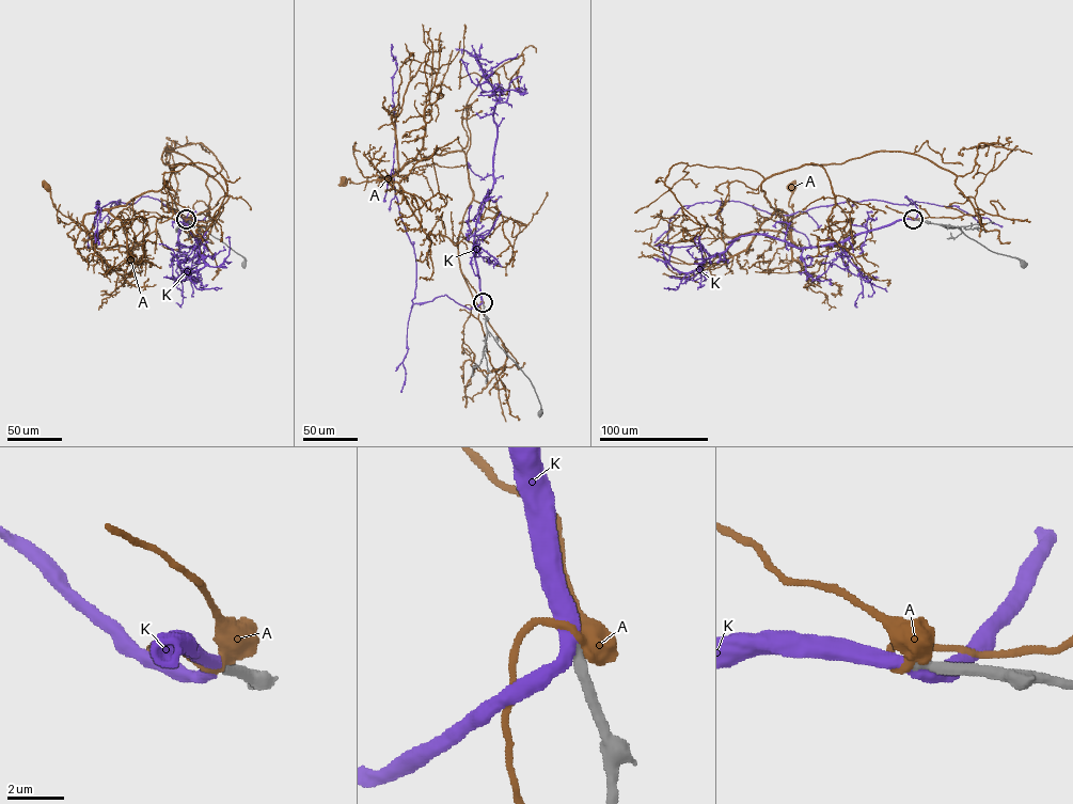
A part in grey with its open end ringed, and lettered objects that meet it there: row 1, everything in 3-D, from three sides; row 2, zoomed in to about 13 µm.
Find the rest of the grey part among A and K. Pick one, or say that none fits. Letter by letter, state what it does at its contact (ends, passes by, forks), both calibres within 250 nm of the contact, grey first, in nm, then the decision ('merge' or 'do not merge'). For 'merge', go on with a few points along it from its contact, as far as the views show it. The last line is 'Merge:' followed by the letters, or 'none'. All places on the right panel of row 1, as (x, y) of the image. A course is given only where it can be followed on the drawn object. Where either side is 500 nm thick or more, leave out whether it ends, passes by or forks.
A: 400 nm thick on the grey side, 500 nm on the other; do not merge
K: it passes by; 400 nm thick on the grey side, 480 nm on the other; merge; it runs (913, 219), (918, 210), (905, 195), (913, 204), (847, 201), (785, 215), (714, 200), (679, 208), (653, 242)
Merge: K

